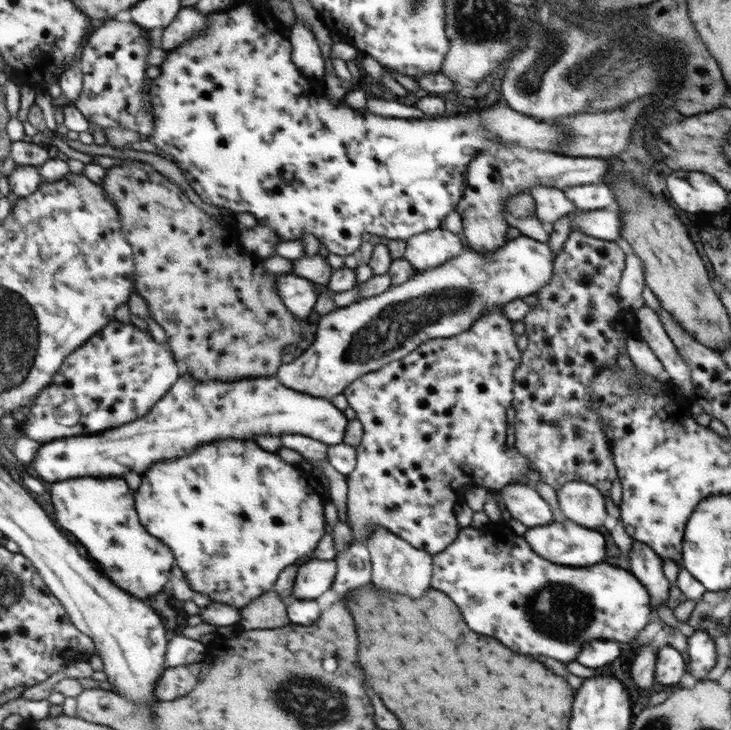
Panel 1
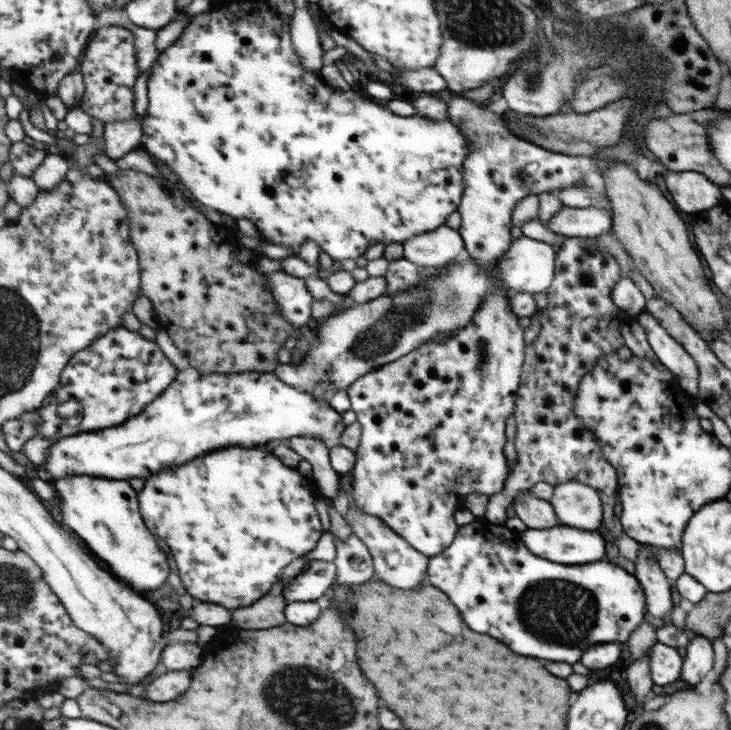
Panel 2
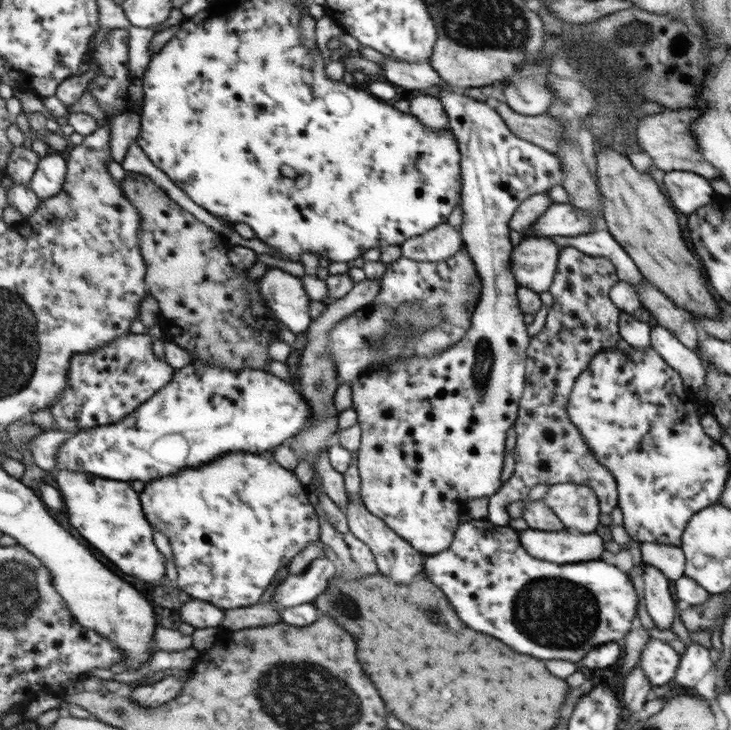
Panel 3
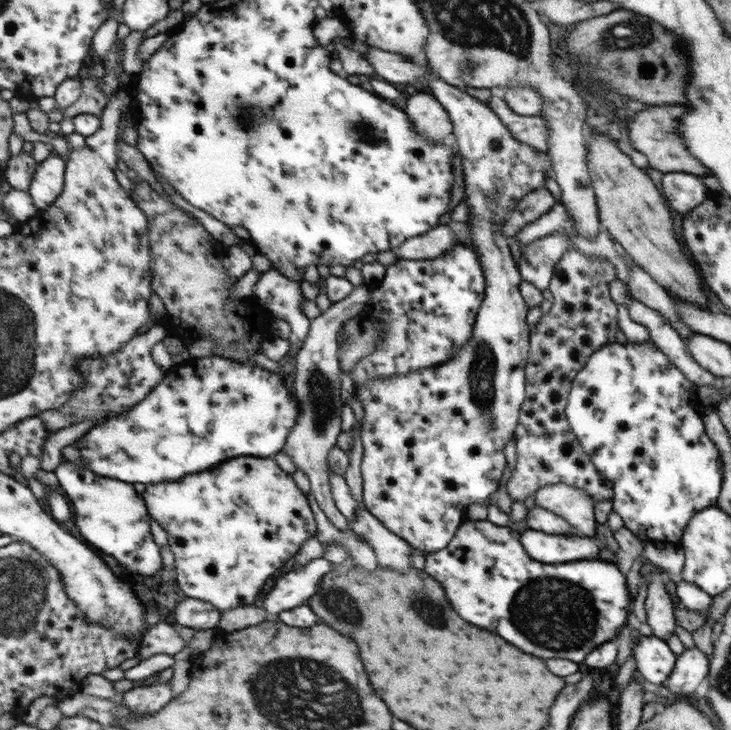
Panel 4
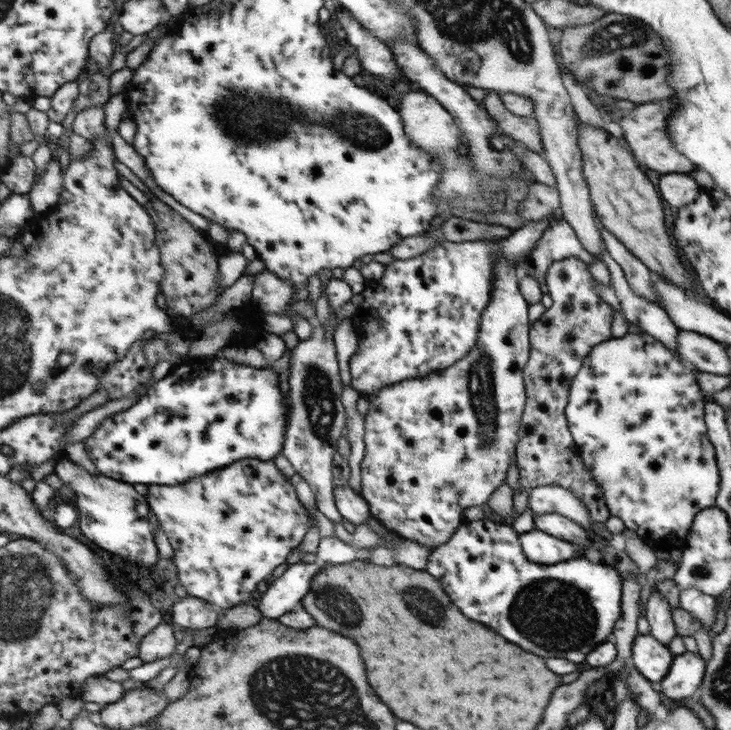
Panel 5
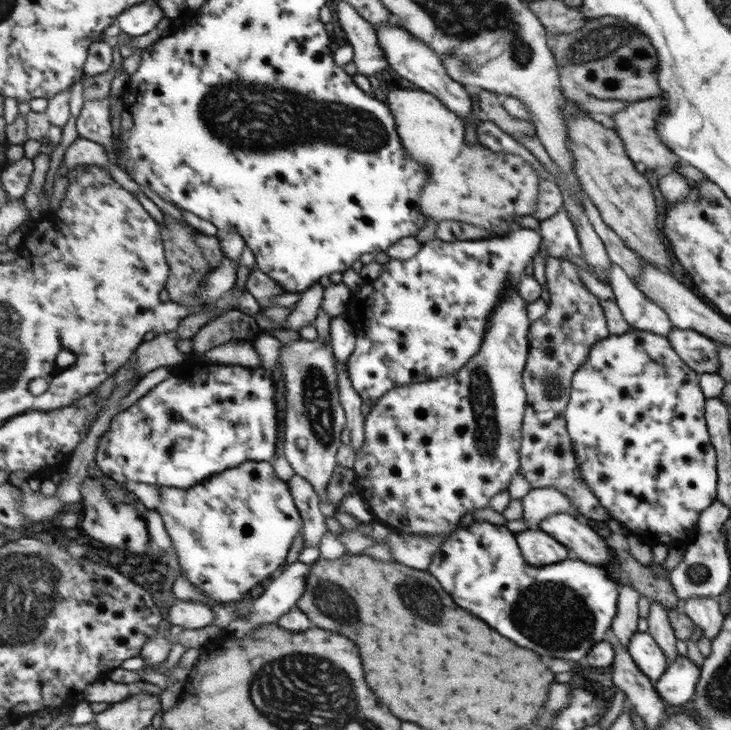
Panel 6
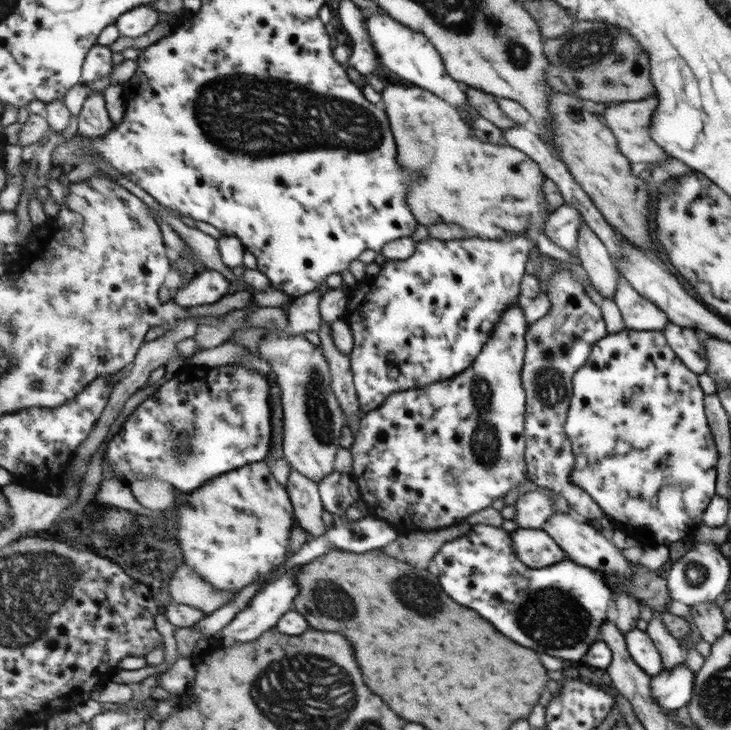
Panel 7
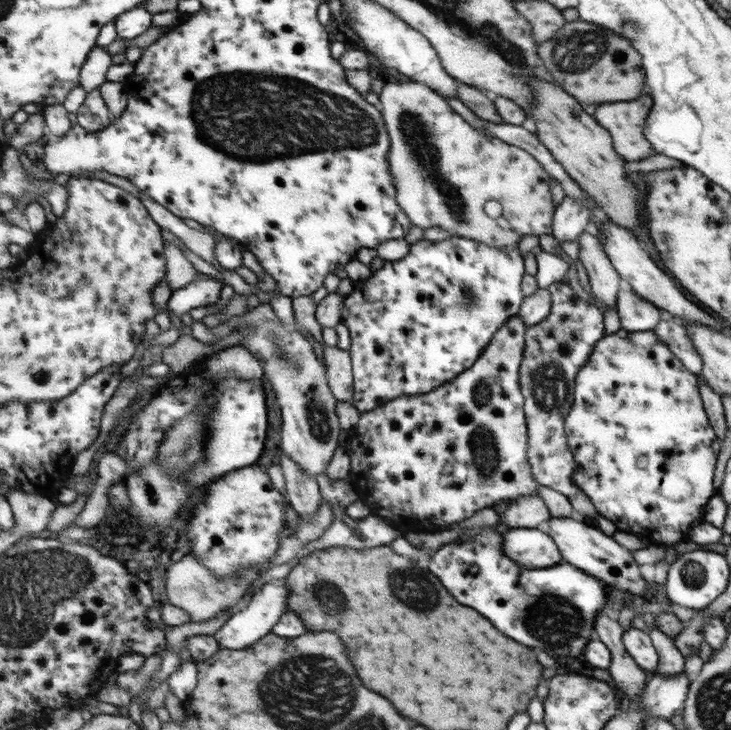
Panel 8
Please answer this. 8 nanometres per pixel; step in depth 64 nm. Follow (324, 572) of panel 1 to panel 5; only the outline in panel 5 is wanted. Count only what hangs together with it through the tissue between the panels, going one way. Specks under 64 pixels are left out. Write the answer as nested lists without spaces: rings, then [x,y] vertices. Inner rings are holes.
[[[316,559],[312,563],[294,563],[270,586],[263,588],[255,603],[262,610],[263,619],[279,619],[283,614],[302,606],[302,600],[311,592],[314,578],[325,565]]]

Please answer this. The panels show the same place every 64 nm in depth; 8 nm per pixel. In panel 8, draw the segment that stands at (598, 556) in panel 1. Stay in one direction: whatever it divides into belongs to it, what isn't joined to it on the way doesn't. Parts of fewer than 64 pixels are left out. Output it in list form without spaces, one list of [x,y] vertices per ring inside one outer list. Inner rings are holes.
[[[543,527],[509,529],[502,534],[502,553],[529,570],[561,560],[561,552]]]

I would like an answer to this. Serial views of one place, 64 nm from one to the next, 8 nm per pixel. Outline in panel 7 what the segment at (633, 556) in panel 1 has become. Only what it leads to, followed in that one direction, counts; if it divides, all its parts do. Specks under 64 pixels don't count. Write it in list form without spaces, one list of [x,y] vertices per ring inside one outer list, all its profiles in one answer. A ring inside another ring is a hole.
[[[653,612],[653,618],[647,623],[644,632],[652,638],[653,644],[659,650],[660,659],[664,662],[665,670],[675,668],[679,664],[684,664],[686,660],[686,651],[680,650],[679,641],[673,636],[669,636],[669,632],[665,630],[663,622],[661,622],[660,613]]]

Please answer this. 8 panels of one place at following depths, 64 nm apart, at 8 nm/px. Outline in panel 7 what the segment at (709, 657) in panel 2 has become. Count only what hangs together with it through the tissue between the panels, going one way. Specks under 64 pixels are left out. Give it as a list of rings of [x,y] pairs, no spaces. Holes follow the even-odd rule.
[[[679,664],[675,668],[664,670],[659,675],[650,677],[649,692],[655,704],[661,706],[665,714],[687,705],[691,698],[694,672]]]

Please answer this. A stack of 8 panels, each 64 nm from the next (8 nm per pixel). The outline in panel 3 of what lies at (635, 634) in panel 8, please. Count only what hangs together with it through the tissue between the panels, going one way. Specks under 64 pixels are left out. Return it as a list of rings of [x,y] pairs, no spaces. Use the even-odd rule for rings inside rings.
[[[649,638],[641,650],[637,666],[643,669],[651,686],[662,686],[674,678],[677,662],[680,662],[679,654],[673,652],[671,646]]]

